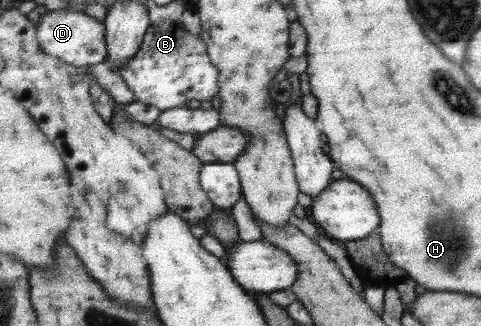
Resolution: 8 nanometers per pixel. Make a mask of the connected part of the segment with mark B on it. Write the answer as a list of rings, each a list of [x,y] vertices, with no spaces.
[[[156,21],[149,25],[141,47],[131,61],[116,68],[136,102],[153,105],[159,111],[183,106],[185,101],[210,101],[218,95],[217,69],[206,55],[205,42],[199,35],[190,35],[186,27],[176,21]]]

